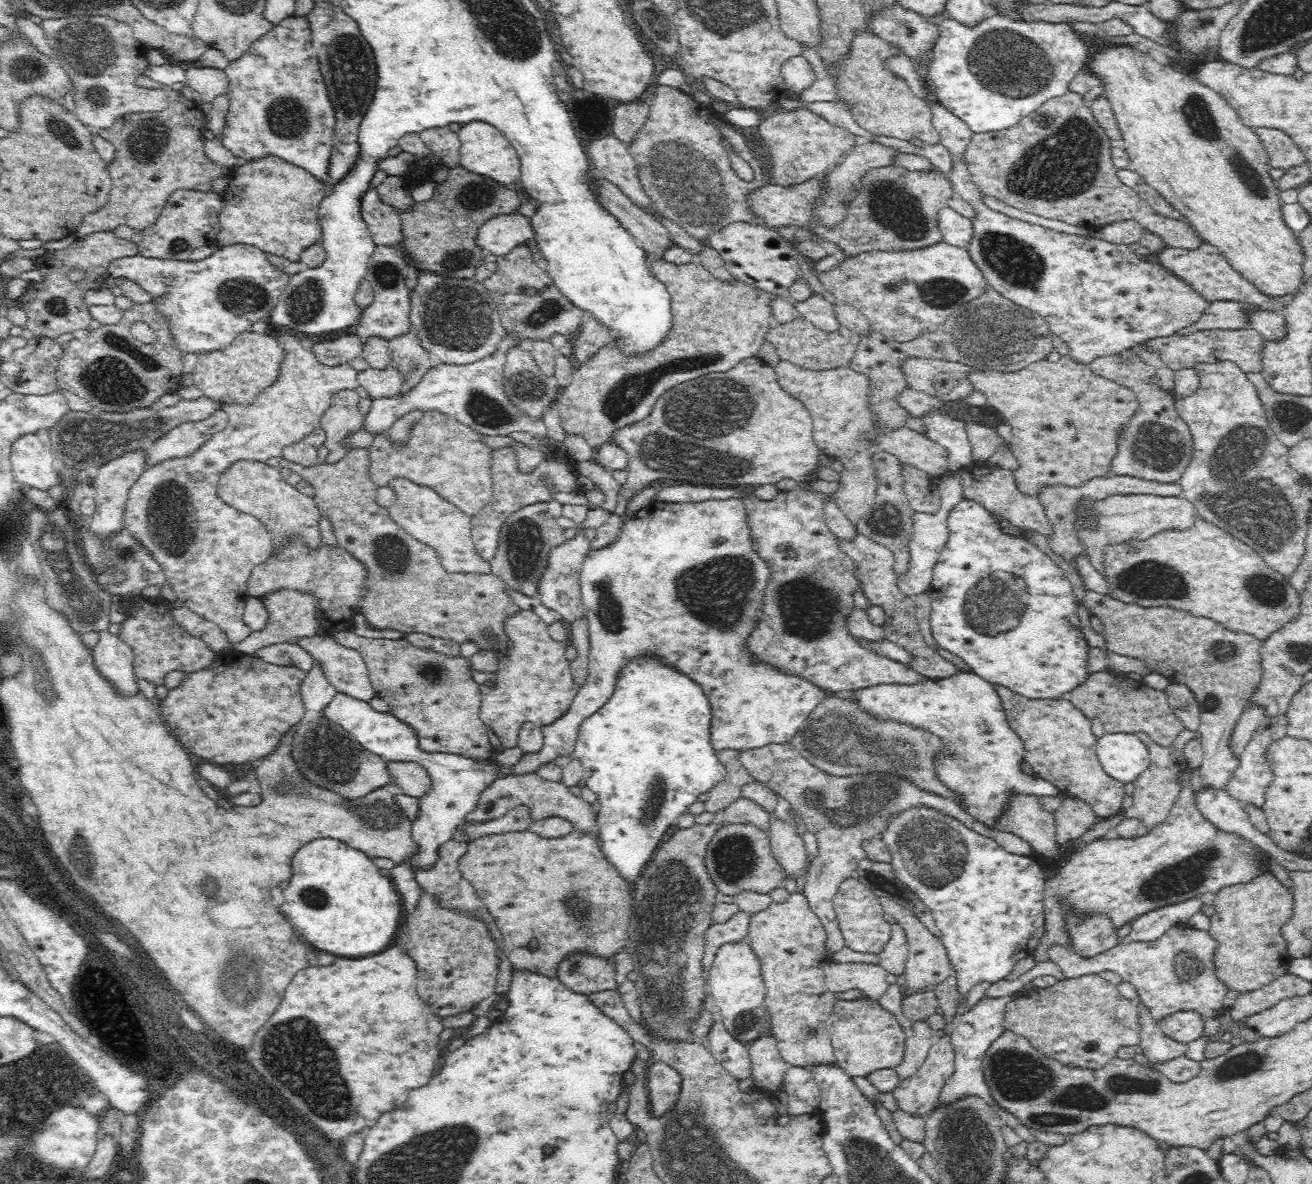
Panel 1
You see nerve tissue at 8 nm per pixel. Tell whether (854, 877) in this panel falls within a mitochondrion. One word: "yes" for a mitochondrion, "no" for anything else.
no

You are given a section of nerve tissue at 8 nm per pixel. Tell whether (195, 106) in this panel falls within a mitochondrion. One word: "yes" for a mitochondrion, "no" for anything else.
no

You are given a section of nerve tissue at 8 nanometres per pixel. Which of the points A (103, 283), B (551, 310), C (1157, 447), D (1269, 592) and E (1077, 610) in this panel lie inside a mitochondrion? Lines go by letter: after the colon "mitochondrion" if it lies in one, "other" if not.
A: other
B: other
C: mitochondrion
D: mitochondrion
E: other

